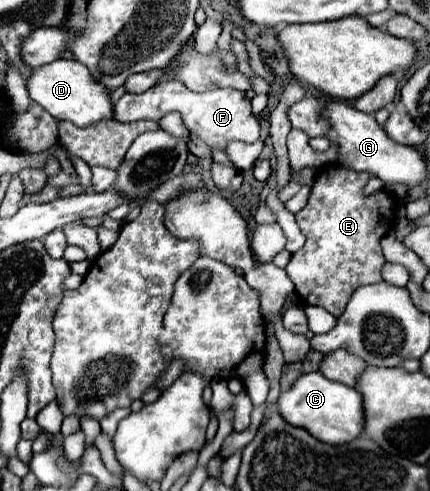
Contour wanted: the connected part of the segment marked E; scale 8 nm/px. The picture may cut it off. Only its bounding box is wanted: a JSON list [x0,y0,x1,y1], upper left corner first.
[287,166,397,318]

